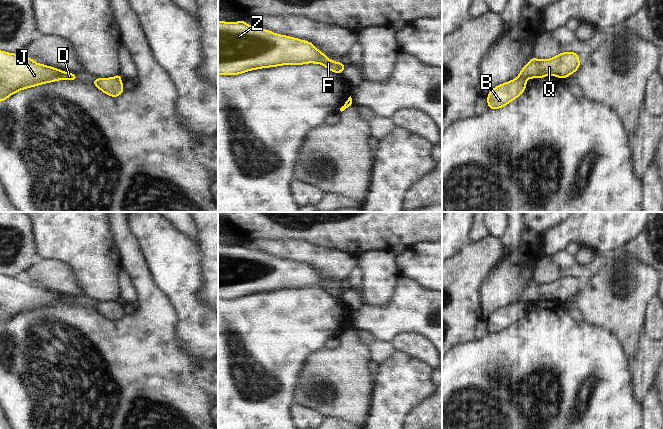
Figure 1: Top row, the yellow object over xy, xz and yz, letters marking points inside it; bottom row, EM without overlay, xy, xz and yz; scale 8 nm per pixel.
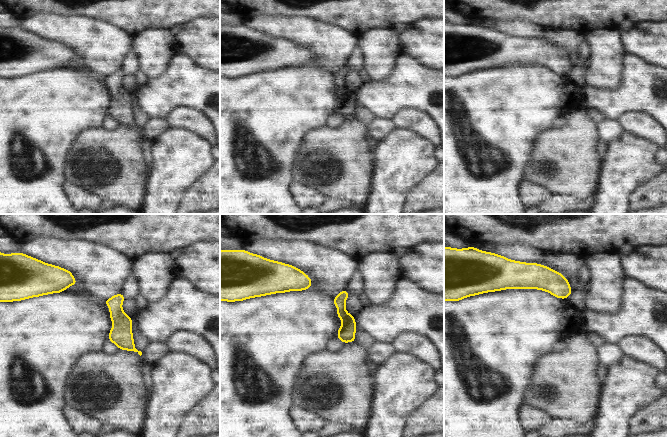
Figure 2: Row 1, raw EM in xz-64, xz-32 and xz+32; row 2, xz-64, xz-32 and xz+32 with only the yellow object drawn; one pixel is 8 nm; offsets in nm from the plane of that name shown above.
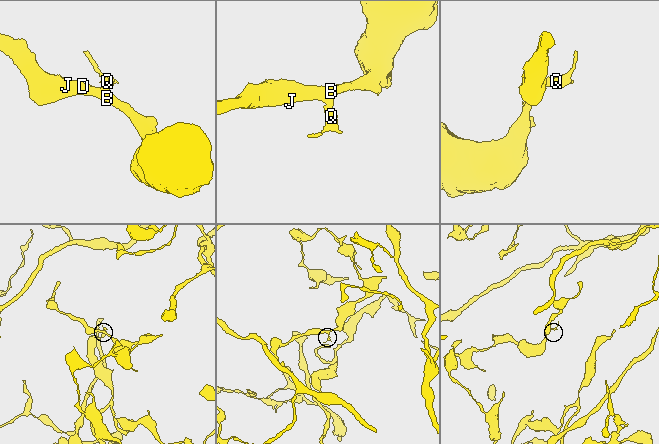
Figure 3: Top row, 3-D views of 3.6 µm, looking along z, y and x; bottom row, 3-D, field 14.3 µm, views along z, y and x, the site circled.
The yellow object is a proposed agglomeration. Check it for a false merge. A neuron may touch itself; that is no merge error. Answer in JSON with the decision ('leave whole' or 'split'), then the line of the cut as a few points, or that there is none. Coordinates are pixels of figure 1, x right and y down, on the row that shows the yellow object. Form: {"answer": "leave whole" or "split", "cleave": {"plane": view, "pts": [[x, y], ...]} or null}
{"answer": "split", "cleave": {"plane": "yz", "pts": [[517, 77], [525, 79]]}}

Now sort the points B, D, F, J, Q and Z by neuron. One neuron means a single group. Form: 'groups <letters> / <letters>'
groups B D F J Z / Q

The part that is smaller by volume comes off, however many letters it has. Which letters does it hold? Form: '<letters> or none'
Q

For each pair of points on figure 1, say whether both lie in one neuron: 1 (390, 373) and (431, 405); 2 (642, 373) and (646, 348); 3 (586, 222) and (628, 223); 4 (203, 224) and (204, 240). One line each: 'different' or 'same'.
1: different
2: same
3: same
4: same

